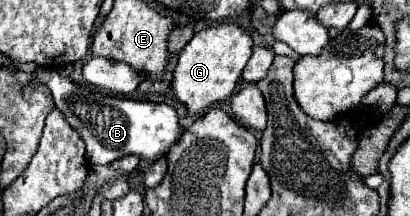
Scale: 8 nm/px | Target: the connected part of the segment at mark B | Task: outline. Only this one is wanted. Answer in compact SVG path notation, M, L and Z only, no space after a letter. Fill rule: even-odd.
M38 68L32 82L34 86L48 86L52 90L56 108L84 140L88 162L110 164L128 154L138 154L142 160L156 160L164 156L180 136L176 110L168 104L110 96L100 90L80 86L60 72L46 68Z

